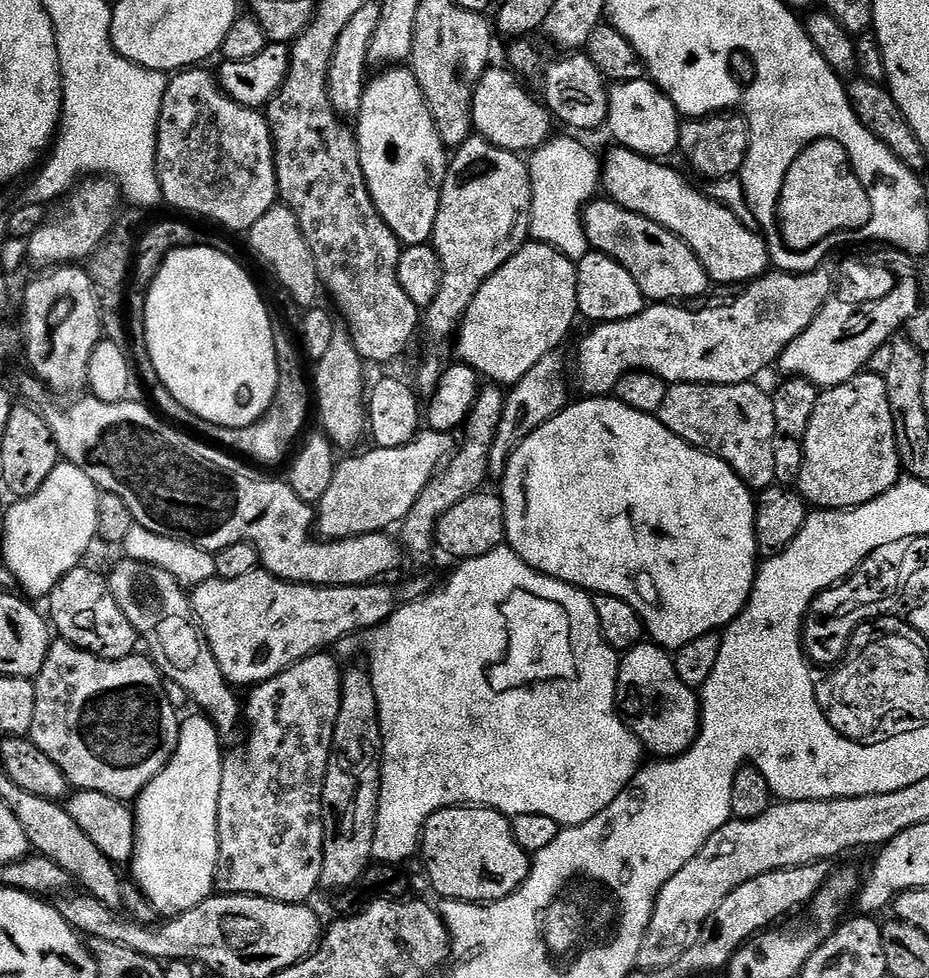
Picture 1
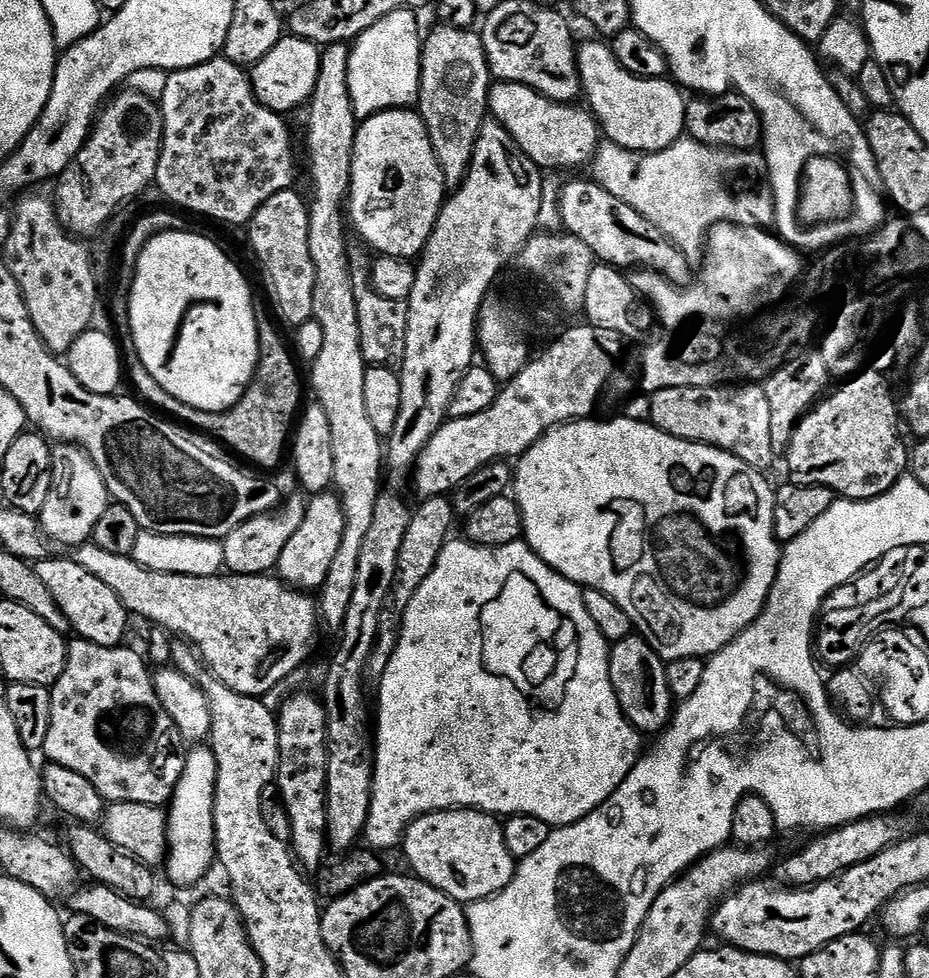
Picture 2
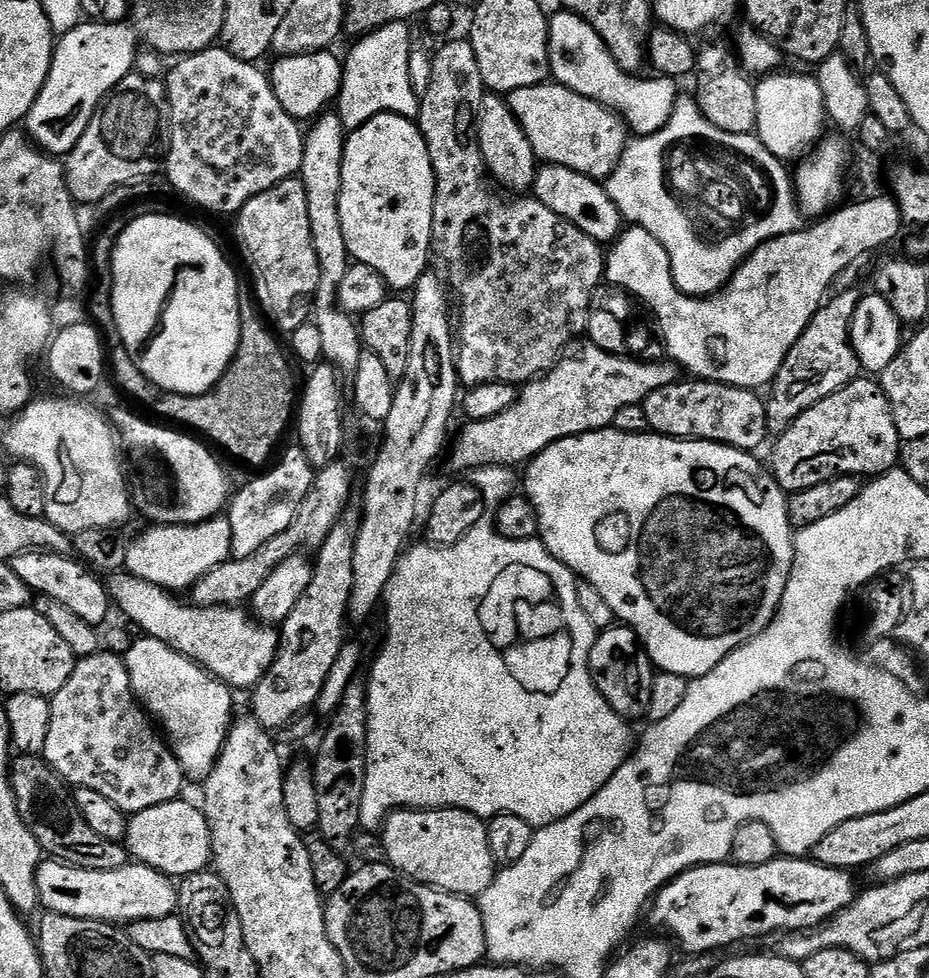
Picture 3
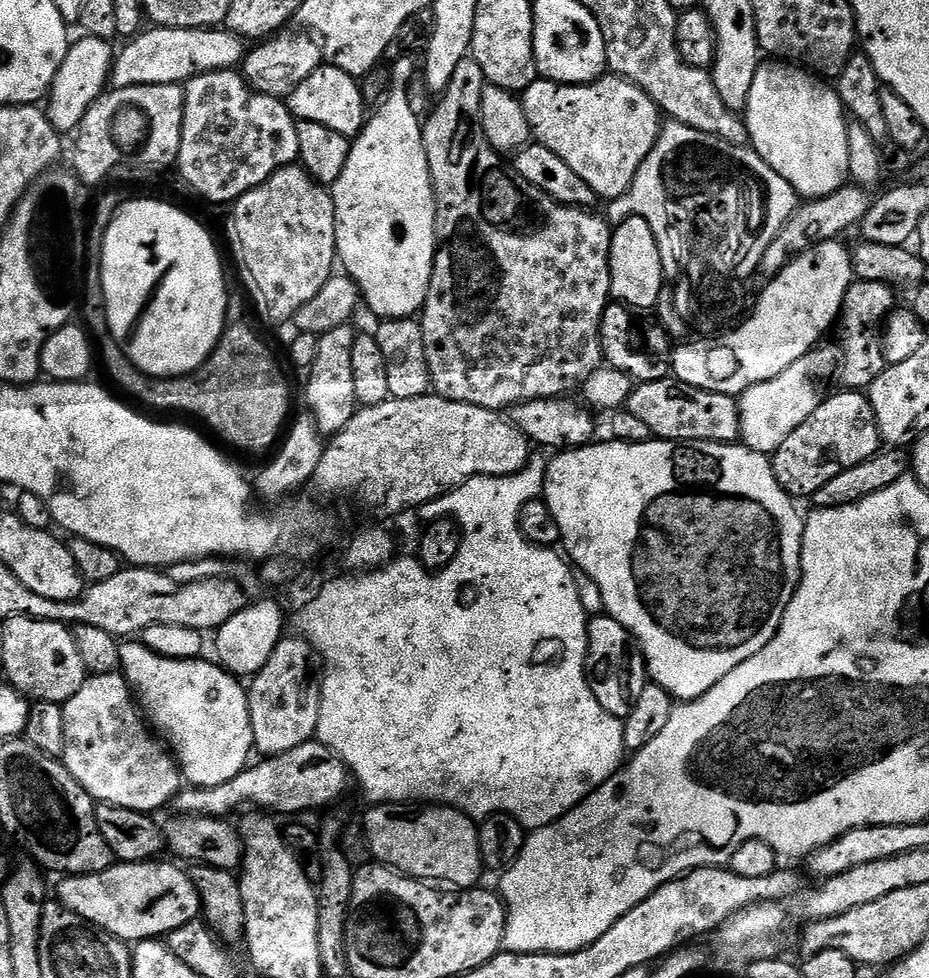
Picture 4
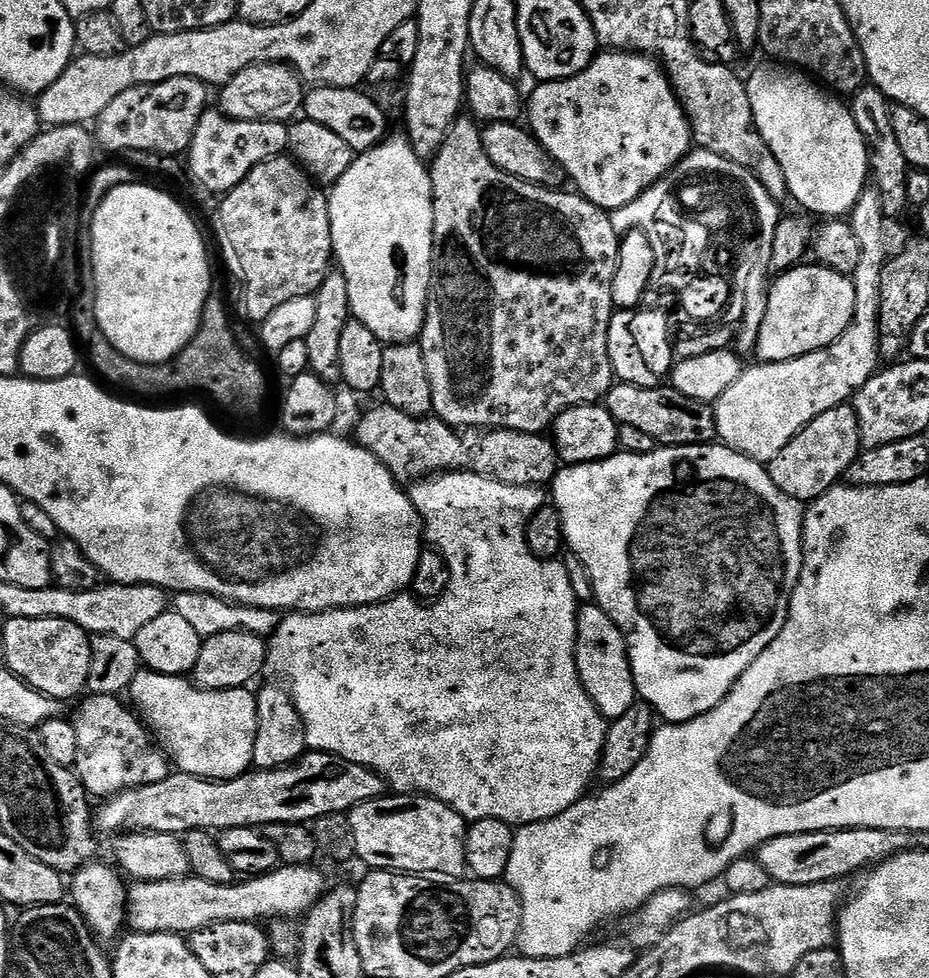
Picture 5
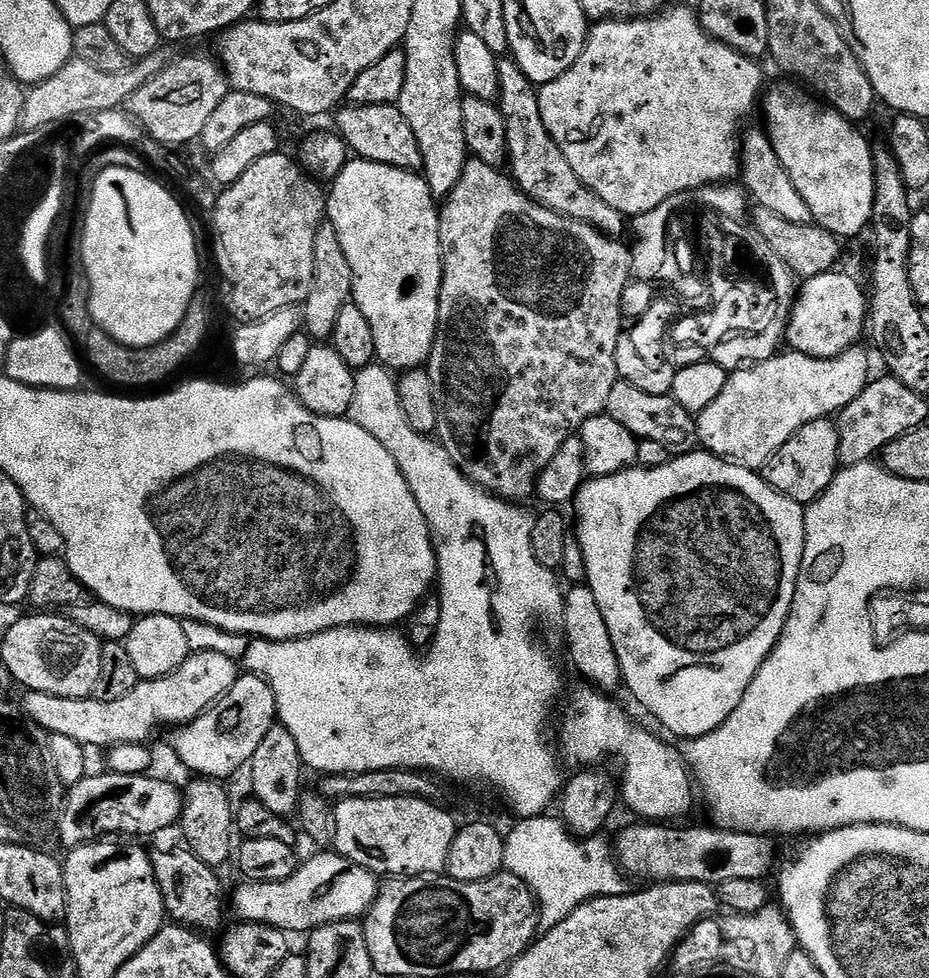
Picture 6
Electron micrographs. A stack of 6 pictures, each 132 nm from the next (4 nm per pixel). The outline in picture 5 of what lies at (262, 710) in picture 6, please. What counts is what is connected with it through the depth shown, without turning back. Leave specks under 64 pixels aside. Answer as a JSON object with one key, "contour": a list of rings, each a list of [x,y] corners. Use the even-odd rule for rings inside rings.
{"contour":[[[141,670],[132,683],[131,696],[135,711],[146,721],[155,743],[167,753],[171,763],[179,771],[191,776],[201,776],[203,780],[232,780],[253,767],[258,710],[255,695],[248,688],[203,689],[183,675],[168,676],[166,673]]]}

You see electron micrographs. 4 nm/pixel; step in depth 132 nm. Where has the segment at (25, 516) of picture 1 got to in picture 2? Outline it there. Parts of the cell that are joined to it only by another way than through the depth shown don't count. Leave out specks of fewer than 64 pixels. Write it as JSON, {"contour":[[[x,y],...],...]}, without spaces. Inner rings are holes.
{"contour":[[[57,443],[52,450],[50,494],[38,514],[44,535],[57,545],[87,544],[109,503],[108,487],[102,482],[102,474],[98,474],[91,458],[75,444]]]}

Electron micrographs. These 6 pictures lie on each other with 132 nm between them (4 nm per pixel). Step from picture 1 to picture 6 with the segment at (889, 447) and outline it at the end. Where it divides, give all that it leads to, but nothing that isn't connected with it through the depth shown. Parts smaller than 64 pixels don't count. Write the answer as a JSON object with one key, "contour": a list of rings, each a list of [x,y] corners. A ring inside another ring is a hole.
{"contour":[[[831,419],[815,420],[794,433],[784,445],[768,459],[762,475],[769,486],[786,498],[805,506],[817,500],[830,486],[841,467],[838,454],[839,427]]]}

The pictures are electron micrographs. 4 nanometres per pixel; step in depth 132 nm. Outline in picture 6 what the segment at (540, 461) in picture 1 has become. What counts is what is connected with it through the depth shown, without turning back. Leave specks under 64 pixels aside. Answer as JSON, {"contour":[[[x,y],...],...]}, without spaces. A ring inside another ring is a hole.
{"contour":[[[707,450],[696,451],[685,451],[677,455],[680,456],[677,460],[676,457],[670,458],[657,468],[633,466],[625,472],[589,479],[580,487],[580,493],[574,501],[574,534],[580,539],[582,554],[586,558],[586,587],[592,591],[594,598],[598,598],[602,618],[606,618],[606,630],[610,630],[610,642],[614,642],[614,650],[618,654],[623,683],[626,688],[628,684],[633,698],[666,731],[673,732],[684,740],[696,740],[718,730],[718,726],[722,726],[722,722],[726,722],[726,718],[730,718],[730,714],[738,710],[742,694],[746,694],[754,674],[758,674],[762,662],[774,650],[788,621],[806,538],[805,505],[794,502],[771,488],[759,471],[725,460],[723,456],[714,456]]]}

